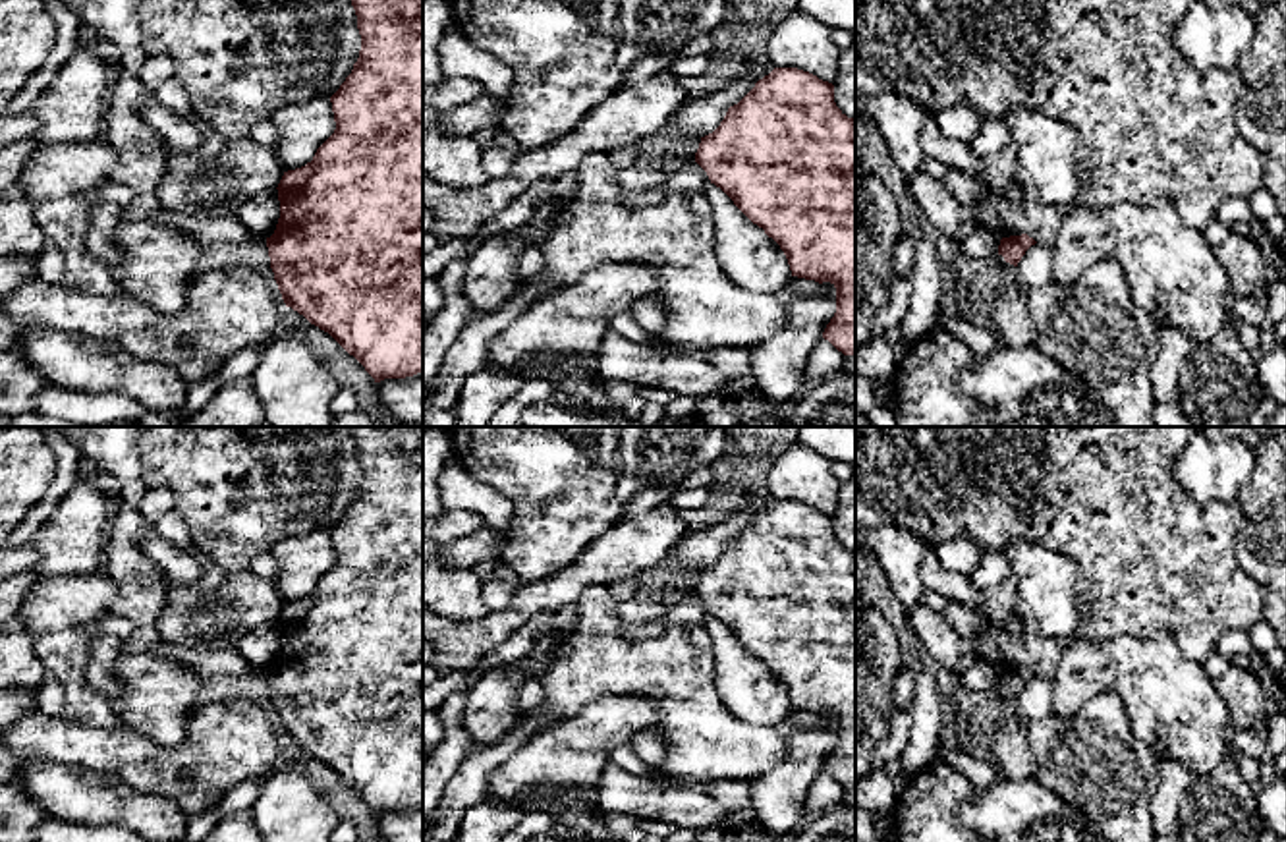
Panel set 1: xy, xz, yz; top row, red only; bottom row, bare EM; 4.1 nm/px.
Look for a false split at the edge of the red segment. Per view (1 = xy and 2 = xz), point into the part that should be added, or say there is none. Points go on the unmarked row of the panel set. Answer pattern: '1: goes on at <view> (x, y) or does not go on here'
1: does not go on here
2: does not go on here

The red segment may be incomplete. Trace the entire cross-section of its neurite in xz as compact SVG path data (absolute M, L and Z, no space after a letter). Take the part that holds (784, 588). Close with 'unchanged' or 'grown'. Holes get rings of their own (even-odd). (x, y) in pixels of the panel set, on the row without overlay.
M774 500L728 541L713 566L701 570L695 595L711 616L780 678L792 709L836 720L836 745L823 771L844 788L855 788L855 552L836 539L834 518L797 500Z; unchanged

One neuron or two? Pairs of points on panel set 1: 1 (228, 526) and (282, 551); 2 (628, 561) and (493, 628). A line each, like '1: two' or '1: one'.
1: two
2: one

